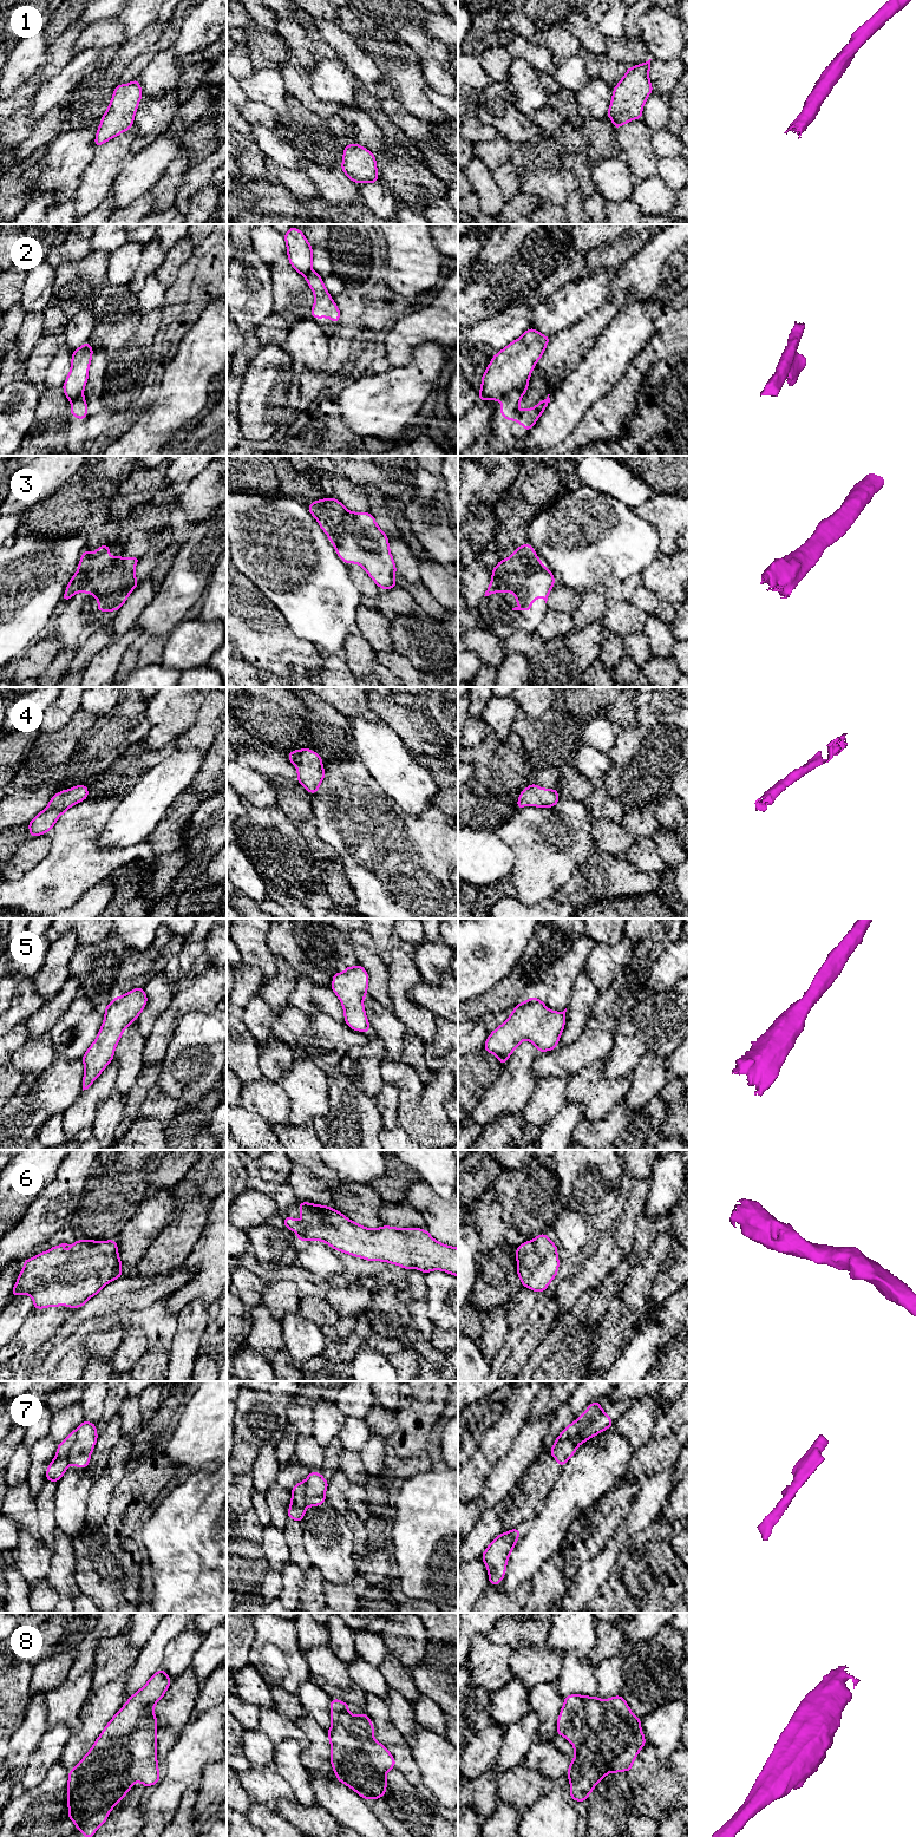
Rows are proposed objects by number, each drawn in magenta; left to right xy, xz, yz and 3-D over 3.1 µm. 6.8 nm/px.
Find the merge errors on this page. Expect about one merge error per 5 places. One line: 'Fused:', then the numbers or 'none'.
Fused: 2, 7

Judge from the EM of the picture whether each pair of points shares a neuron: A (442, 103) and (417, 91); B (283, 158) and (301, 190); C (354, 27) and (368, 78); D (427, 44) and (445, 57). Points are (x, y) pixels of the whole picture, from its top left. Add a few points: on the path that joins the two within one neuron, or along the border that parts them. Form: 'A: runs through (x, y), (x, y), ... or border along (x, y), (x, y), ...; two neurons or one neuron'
A: border along (429, 87), (427, 96), (445, 113); two neurons
B: border along (275, 162), (281, 167); two neurons
C: border along (339, 25), (377, 65); two neurons
D: runs through (432, 48), (440, 52); one neuron

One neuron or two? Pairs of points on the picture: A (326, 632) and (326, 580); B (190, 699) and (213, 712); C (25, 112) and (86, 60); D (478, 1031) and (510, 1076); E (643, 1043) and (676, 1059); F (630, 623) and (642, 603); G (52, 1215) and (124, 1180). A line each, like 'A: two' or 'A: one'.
A: one
B: two
C: two
D: two
E: two
F: two
G: two

